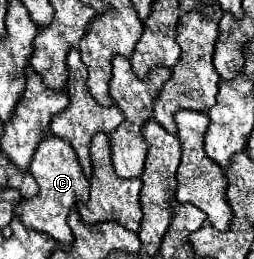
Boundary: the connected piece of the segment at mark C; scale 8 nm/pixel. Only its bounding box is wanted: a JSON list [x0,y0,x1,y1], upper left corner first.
[17,133,89,243]

